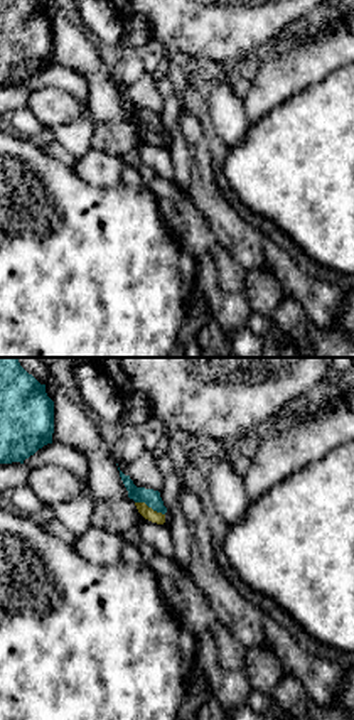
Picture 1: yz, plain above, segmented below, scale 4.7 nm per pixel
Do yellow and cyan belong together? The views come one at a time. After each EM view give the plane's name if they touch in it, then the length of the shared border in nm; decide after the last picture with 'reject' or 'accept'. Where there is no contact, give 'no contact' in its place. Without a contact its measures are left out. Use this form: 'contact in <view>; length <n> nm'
contact in yz; length 160 nm

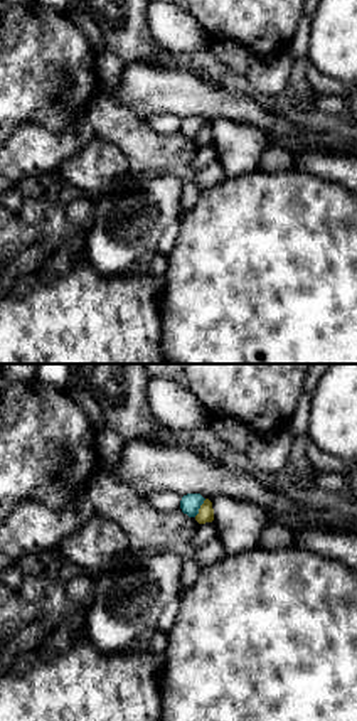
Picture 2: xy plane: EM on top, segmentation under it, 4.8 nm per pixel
contact in xy; length 110 nm

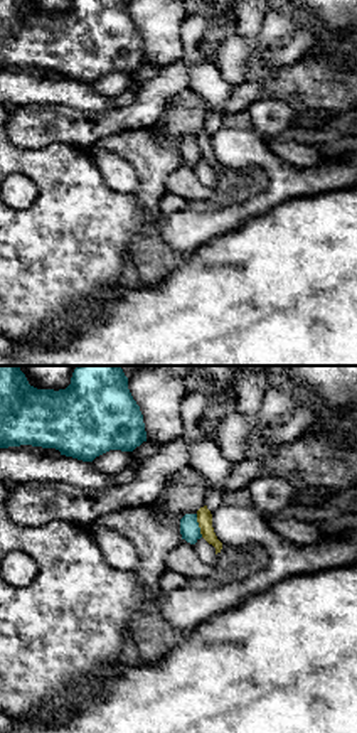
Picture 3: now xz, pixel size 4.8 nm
contact in xz; length 120 nm

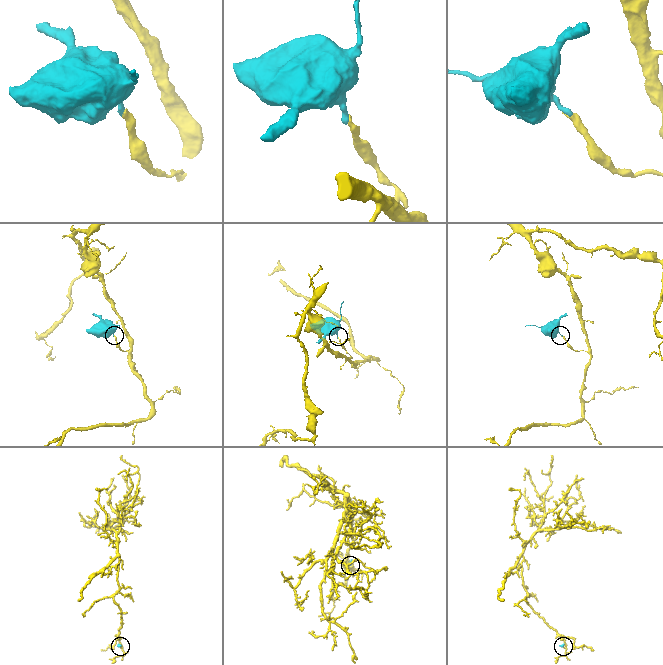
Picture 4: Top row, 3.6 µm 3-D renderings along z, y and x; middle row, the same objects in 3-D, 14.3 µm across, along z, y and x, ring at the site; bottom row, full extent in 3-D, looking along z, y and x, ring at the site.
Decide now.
reject

